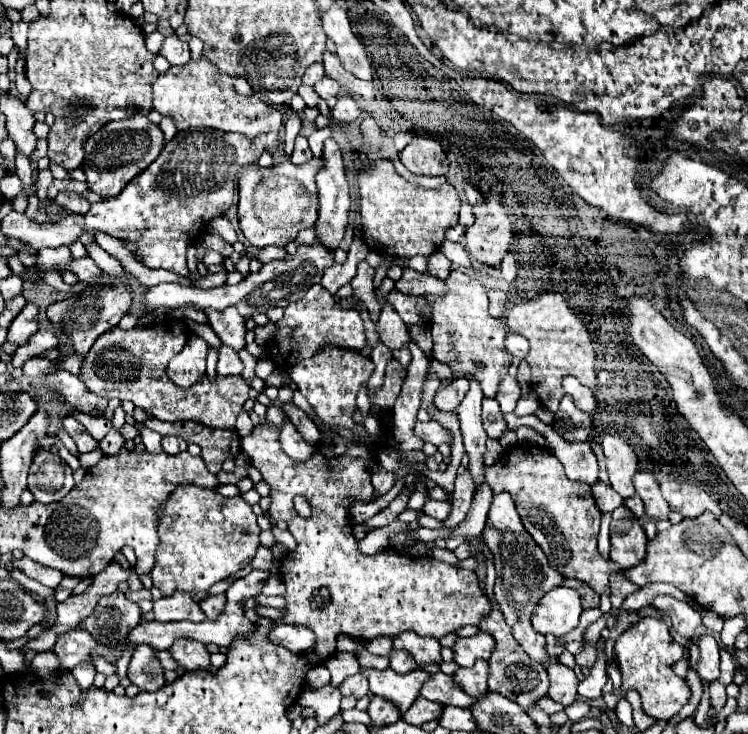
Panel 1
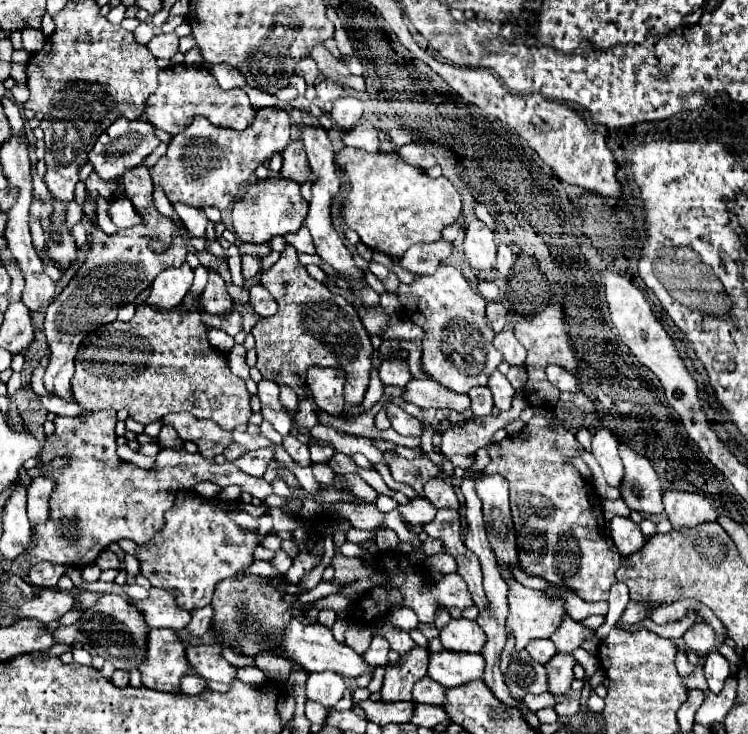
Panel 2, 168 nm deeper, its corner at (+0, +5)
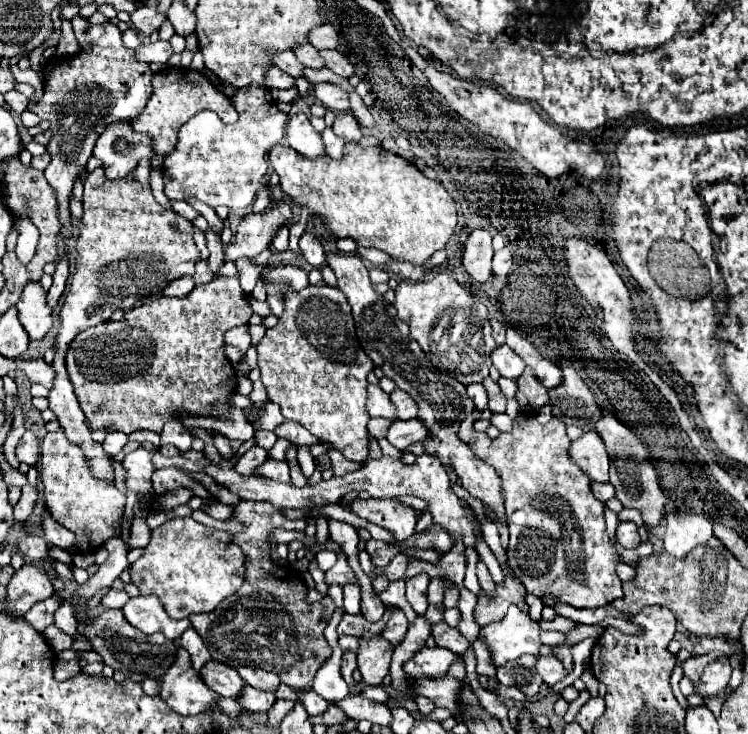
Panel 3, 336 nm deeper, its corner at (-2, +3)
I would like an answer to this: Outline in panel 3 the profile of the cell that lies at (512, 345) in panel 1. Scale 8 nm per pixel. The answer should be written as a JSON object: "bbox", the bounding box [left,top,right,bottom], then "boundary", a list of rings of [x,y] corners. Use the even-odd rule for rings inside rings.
{"bbox":[493,344,525,378],"boundary":[[[501,344],[493,354],[493,364],[497,366],[497,370],[501,372],[501,376],[507,376],[507,378],[519,378],[525,370],[525,362],[507,346],[507,344]]]}

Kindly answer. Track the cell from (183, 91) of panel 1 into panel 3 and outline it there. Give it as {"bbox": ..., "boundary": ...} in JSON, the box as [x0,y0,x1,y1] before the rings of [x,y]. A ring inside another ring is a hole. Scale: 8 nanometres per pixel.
{"bbox":[131,68,237,156],"boundary":[[[163,68],[153,78],[153,94],[145,106],[145,110],[131,122],[137,132],[145,132],[153,138],[153,146],[159,154],[167,156],[179,138],[179,128],[195,116],[199,110],[213,110],[225,124],[233,124],[237,120],[237,110],[229,96],[225,96],[215,84],[201,76],[201,72],[193,72],[187,68]]]}

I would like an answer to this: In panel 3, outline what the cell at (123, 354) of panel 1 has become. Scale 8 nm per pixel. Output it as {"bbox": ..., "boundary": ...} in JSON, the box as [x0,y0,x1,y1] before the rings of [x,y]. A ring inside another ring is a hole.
{"bbox":[67,278,253,434],"boundary":[[[215,278],[207,284],[195,286],[185,298],[159,296],[139,308],[125,312],[121,322],[103,322],[91,330],[81,332],[67,352],[67,372],[75,386],[81,410],[91,424],[91,430],[109,428],[131,434],[135,430],[163,430],[163,424],[179,418],[181,412],[189,416],[221,418],[233,410],[231,398],[235,394],[235,372],[223,354],[225,332],[239,324],[249,324],[253,310],[243,300],[239,278]]]}

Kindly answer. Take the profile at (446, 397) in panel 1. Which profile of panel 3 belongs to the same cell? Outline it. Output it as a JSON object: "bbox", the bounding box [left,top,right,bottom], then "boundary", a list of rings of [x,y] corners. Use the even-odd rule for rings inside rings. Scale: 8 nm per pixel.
{"bbox":[391,388,419,420],"boundary":[[[395,388],[395,390],[391,392],[391,402],[397,406],[397,414],[399,414],[401,420],[415,418],[419,406],[417,406],[417,402],[411,398],[411,394],[407,394],[407,392]]]}

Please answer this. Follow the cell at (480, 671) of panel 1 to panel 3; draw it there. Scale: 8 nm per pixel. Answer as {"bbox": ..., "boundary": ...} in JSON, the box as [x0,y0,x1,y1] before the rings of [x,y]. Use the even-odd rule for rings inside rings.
{"bbox":[405,646,463,678],"boundary":[[[425,646],[411,658],[411,662],[407,662],[405,672],[415,678],[443,678],[457,660],[463,660],[463,656],[445,648]]]}

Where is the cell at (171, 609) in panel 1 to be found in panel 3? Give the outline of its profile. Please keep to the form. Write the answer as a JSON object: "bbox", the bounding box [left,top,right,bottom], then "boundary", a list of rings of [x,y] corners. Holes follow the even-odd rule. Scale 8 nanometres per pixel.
{"bbox":[123,594,191,640],"boundary":[[[139,594],[135,598],[129,598],[129,602],[123,606],[123,614],[127,618],[129,624],[133,624],[135,628],[139,628],[145,634],[155,634],[161,632],[165,634],[169,640],[177,640],[179,634],[183,634],[183,630],[187,630],[191,626],[189,618],[183,620],[173,620],[161,600],[155,594]]]}

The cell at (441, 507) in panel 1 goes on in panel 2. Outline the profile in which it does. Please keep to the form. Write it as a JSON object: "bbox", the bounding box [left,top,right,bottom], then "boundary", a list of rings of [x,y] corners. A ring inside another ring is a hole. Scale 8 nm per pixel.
{"bbox":[397,498,437,526],"boundary":[[[411,498],[409,504],[399,504],[397,510],[401,514],[401,520],[405,524],[411,524],[411,526],[415,526],[415,524],[423,526],[423,524],[431,522],[435,518],[435,514],[437,514],[433,504],[429,500],[425,500],[425,498]]]}

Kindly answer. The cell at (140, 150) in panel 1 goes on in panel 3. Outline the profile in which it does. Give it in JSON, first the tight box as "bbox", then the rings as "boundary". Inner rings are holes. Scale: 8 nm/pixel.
{"bbox":[93,122,155,180],"boundary":[[[115,122],[97,138],[93,156],[101,160],[105,176],[117,180],[135,170],[143,158],[151,160],[155,150],[153,140],[147,134],[135,132],[127,122]]]}

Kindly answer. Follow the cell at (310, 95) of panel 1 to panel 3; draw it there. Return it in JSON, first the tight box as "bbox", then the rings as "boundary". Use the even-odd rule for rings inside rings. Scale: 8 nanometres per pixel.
{"bbox":[267,66,295,88],"boundary":[[[271,66],[267,72],[267,88],[291,88],[295,86],[295,78],[291,78],[287,72],[279,70],[277,66]]]}

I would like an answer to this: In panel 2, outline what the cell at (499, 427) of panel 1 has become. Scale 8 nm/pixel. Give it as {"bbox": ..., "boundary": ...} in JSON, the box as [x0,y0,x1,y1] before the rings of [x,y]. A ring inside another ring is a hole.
{"bbox":[467,388,493,416],"boundary":[[[473,388],[467,392],[471,398],[471,410],[475,416],[489,416],[493,410],[493,396],[489,388]]]}

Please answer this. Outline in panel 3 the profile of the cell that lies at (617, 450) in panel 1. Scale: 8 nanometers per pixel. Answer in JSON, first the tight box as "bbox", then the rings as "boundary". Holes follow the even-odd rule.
{"bbox":[571,430,609,482],"boundary":[[[589,430],[571,444],[571,458],[579,462],[595,482],[609,482],[609,454],[603,446],[603,438]]]}

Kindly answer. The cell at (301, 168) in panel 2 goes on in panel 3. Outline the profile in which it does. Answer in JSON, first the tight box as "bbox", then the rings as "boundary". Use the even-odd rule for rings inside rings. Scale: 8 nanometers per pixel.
{"bbox":[269,144,457,264],"boundary":[[[355,144],[345,150],[345,156],[335,160],[329,156],[309,160],[289,146],[275,146],[269,154],[273,170],[281,178],[283,192],[299,206],[309,206],[313,214],[325,218],[327,228],[337,238],[353,238],[357,246],[377,248],[391,254],[395,260],[409,260],[413,264],[427,262],[441,250],[455,232],[457,210],[455,200],[439,180],[427,178],[415,164],[383,148],[361,148]]]}

